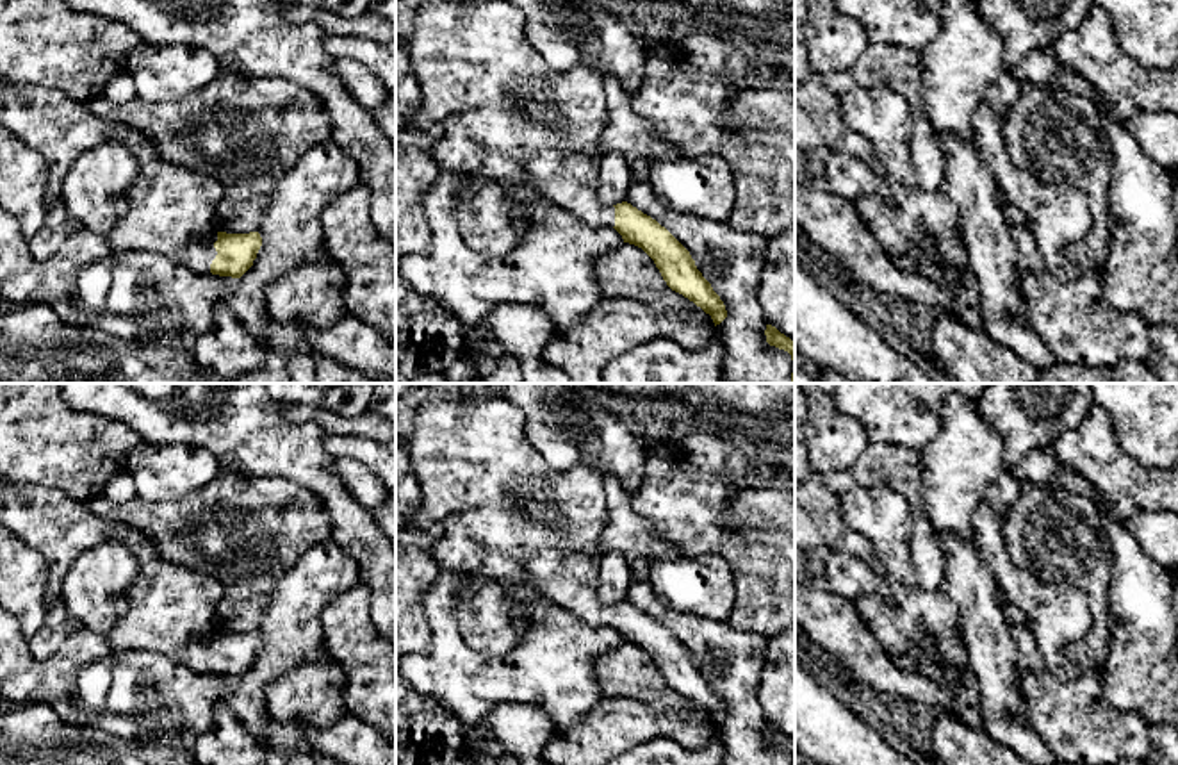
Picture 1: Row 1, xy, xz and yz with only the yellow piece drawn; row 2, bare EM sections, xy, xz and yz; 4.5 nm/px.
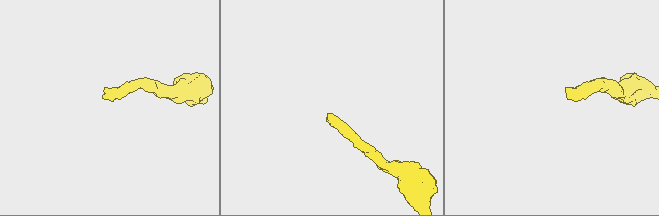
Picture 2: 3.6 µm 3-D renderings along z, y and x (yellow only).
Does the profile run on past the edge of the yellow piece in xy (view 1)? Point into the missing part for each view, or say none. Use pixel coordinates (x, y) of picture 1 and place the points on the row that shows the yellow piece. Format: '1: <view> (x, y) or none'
1: xy (198, 255)

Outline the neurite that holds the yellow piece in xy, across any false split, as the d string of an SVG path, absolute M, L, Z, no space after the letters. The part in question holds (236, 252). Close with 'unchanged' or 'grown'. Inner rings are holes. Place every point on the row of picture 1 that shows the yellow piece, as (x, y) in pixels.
M214 232L209 239L194 239L176 260L198 273L241 278L262 246L258 232Z; grown

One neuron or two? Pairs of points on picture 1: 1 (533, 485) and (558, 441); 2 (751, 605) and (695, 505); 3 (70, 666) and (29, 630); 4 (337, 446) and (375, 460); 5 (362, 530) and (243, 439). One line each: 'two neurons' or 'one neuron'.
1: two neurons
2: one neuron
3: two neurons
4: one neuron
5: one neuron

